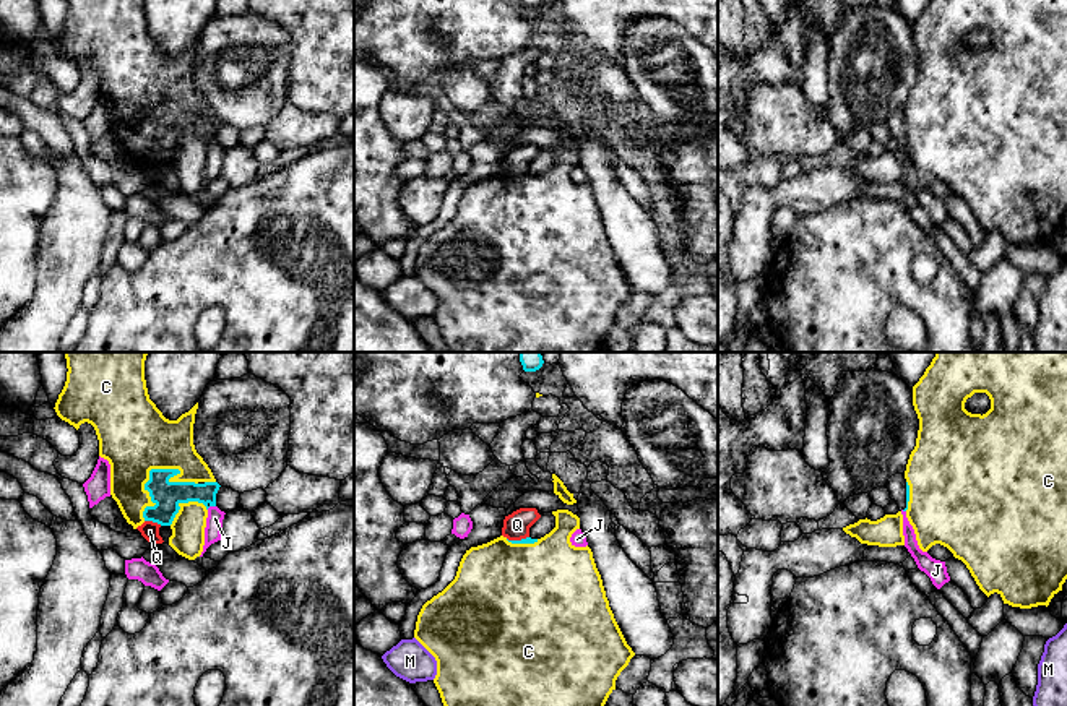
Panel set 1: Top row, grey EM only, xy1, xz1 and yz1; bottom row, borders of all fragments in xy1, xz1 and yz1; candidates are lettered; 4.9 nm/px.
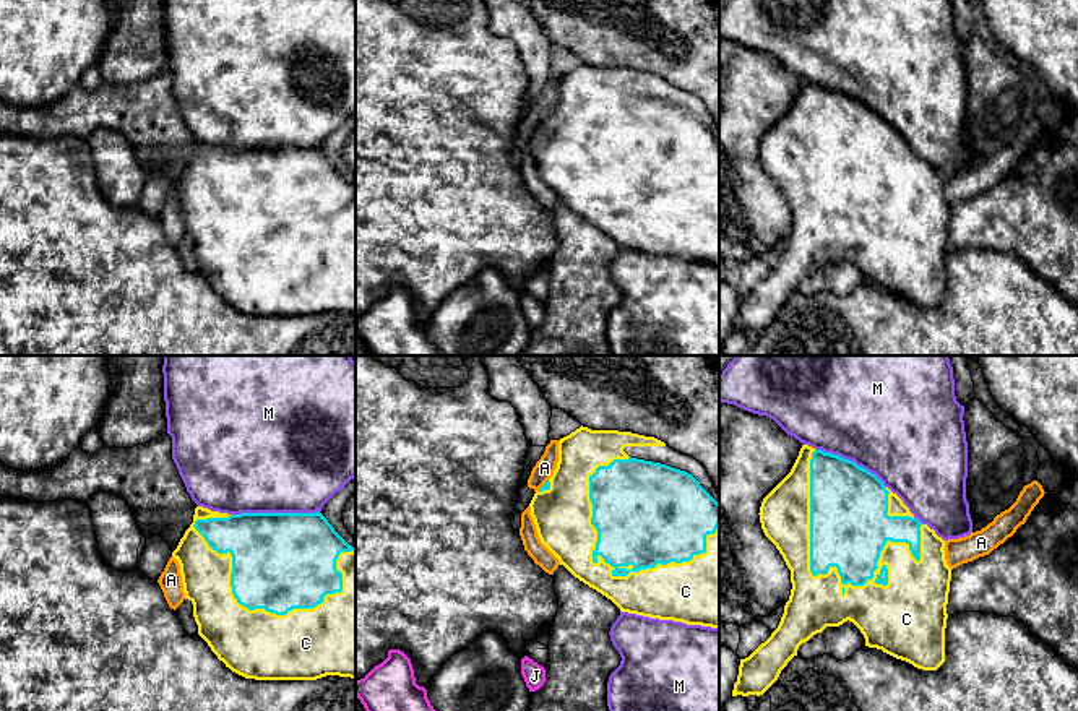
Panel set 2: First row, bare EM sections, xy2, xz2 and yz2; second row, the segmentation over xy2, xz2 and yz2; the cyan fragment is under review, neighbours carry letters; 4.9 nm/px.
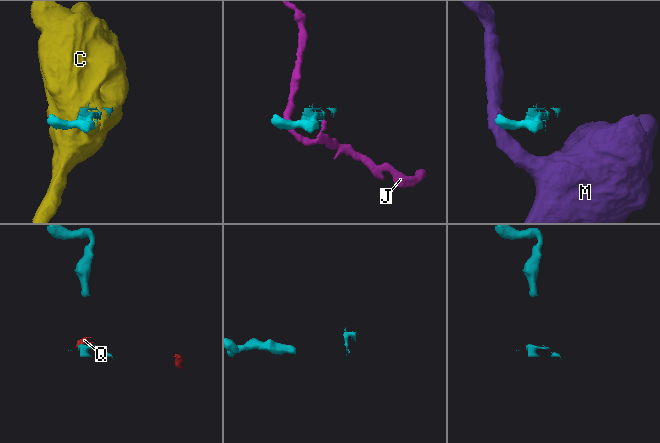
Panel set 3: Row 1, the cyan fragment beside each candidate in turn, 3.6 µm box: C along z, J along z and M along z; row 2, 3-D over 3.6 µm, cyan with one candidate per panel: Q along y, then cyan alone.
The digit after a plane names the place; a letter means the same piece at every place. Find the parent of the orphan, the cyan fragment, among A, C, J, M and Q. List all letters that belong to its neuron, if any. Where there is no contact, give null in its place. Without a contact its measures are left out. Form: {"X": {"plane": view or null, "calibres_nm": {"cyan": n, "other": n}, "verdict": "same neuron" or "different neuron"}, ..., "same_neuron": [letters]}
{"A": {"plane": "xz2", "calibres_nm": {"cyan": 40, "other": 100}, "verdict": "different neuron"}, "C": {"plane": "yz2", "calibres_nm": {"cyan": 380, "other": 260}, "verdict": "same neuron"}, "J": {"plane": "xy1", "calibres_nm": {"cyan": 140, "other": 80}, "verdict": "different neuron"}, "M": {"plane": "xy2", "calibres_nm": {"cyan": 480, "other": 500}, "verdict": "different neuron"}, "Q": {"plane": "xy1", "calibres_nm": {"cyan": 140, "other": 90}, "verdict": "different neuron"}, "same_neuron": ["C"]}

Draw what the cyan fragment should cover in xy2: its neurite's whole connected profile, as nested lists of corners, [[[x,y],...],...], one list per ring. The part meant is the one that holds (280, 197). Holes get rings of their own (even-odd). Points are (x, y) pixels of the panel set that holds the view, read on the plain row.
[[[196,143],[193,159],[172,193],[180,201],[185,235],[193,240],[198,271],[232,308],[255,317],[317,317],[326,312],[356,315],[356,185],[334,167],[320,148],[227,151]]]

